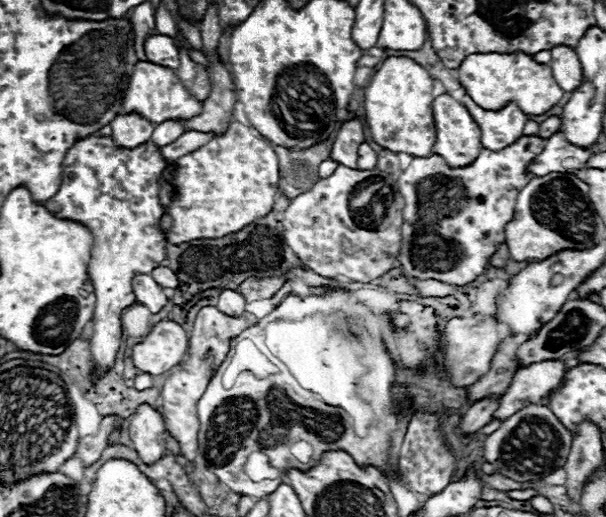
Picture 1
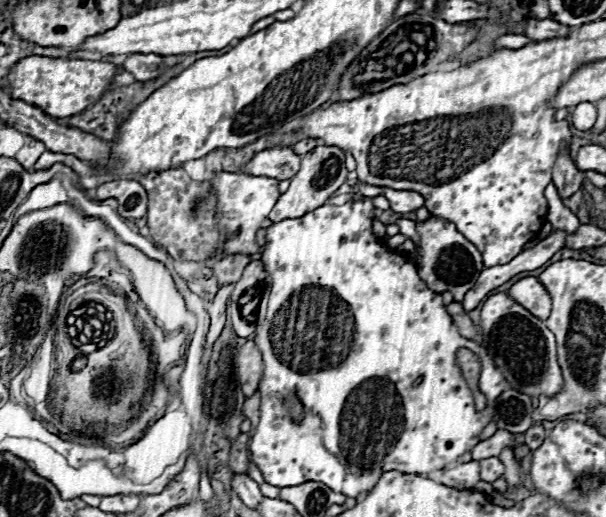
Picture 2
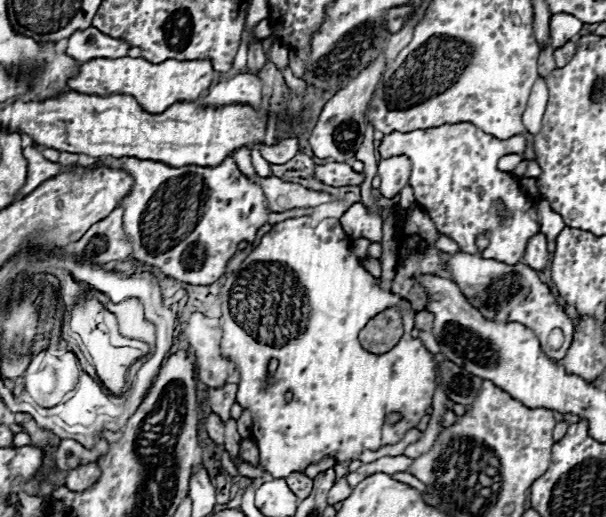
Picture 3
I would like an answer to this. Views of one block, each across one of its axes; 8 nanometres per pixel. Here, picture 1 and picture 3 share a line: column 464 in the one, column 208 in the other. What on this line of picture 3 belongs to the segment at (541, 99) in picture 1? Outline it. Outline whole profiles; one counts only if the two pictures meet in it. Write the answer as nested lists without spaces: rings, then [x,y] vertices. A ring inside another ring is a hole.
[[[94,58],[80,66],[76,78],[68,82],[72,92],[90,94],[90,96],[110,96],[126,94],[138,100],[138,104],[150,112],[164,112],[176,102],[192,102],[200,98],[218,78],[218,72],[212,68],[210,60],[164,60],[160,64],[150,64],[144,58]]]

